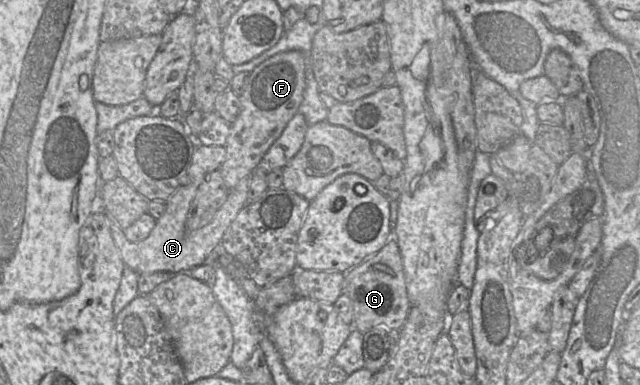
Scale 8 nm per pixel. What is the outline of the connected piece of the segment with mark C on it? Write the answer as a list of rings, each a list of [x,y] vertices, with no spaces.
[[[196,146],[191,165],[187,171],[187,176],[182,177],[181,185],[166,201],[164,214],[157,219],[155,227],[143,241],[130,242],[126,238],[124,230],[120,228],[114,217],[110,213],[105,213],[112,237],[119,249],[125,266],[131,268],[138,274],[151,274],[158,271],[177,274],[183,271],[189,271],[204,263],[218,264],[218,254],[216,252],[220,248],[225,231],[236,218],[239,211],[246,205],[251,175],[241,179],[237,185],[230,190],[227,200],[217,211],[209,224],[197,231],[187,233],[186,220],[191,202],[196,195],[199,185],[203,182],[208,173],[219,170],[225,159],[225,146]]]

